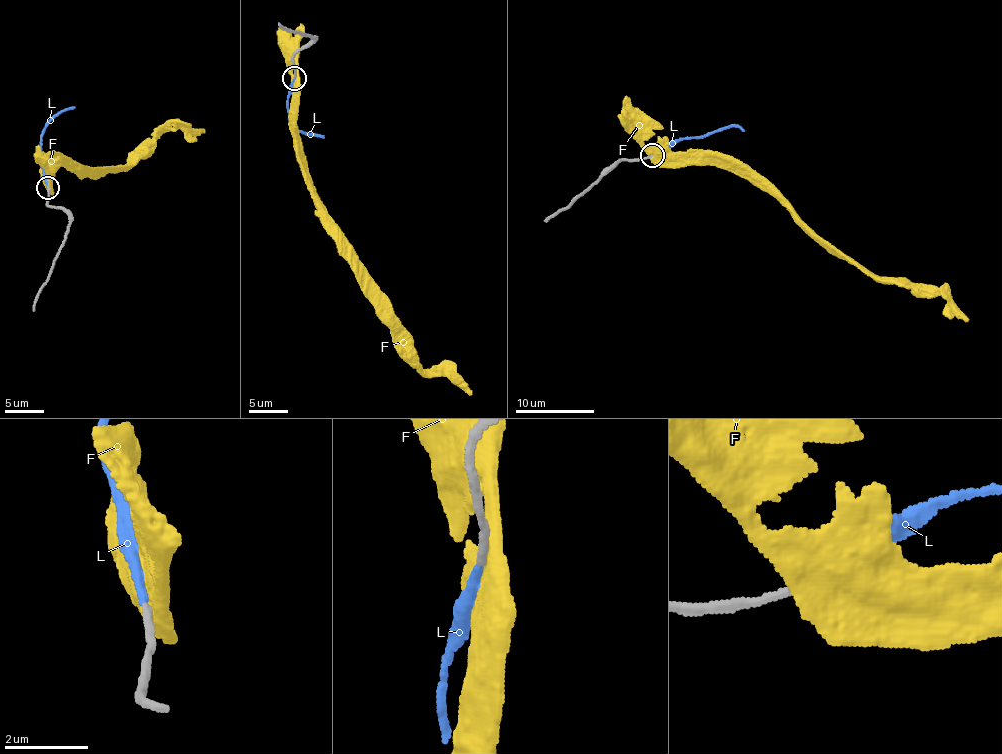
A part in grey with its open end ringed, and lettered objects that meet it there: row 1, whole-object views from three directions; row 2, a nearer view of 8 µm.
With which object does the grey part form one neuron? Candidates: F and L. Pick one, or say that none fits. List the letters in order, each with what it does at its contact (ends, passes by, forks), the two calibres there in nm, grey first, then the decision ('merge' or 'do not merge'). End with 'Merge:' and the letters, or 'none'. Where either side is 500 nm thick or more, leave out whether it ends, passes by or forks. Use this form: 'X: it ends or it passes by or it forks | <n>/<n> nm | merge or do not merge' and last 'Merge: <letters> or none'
F: 190/800 nm | do not merge
L: it ends | 180/220 nm | merge
Merge: L

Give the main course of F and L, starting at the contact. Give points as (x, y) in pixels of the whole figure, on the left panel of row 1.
F: (49, 187), (44, 160), (52, 152), (87, 166), (108, 169), (126, 166), (129, 153), (158, 131), (204, 131)
L: (47, 186), (40, 161), (40, 139), (53, 118), (74, 106)

